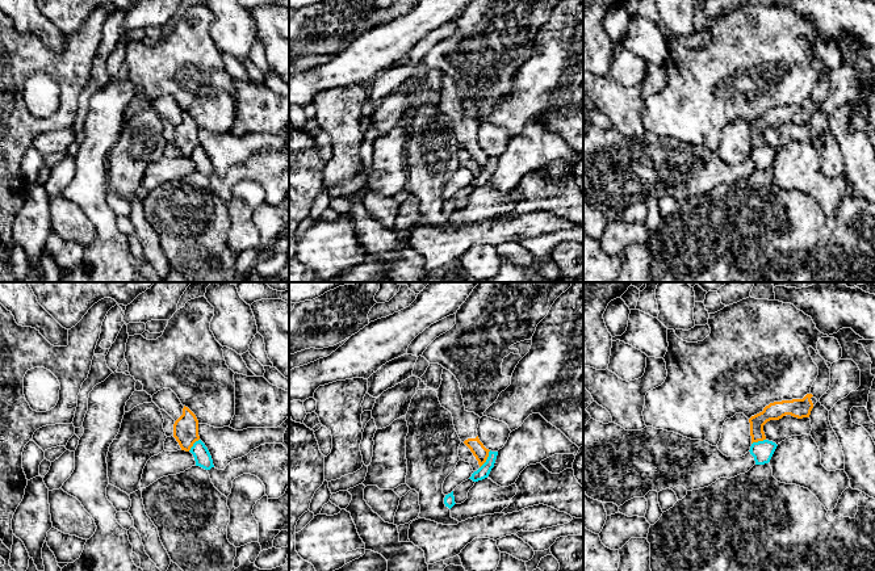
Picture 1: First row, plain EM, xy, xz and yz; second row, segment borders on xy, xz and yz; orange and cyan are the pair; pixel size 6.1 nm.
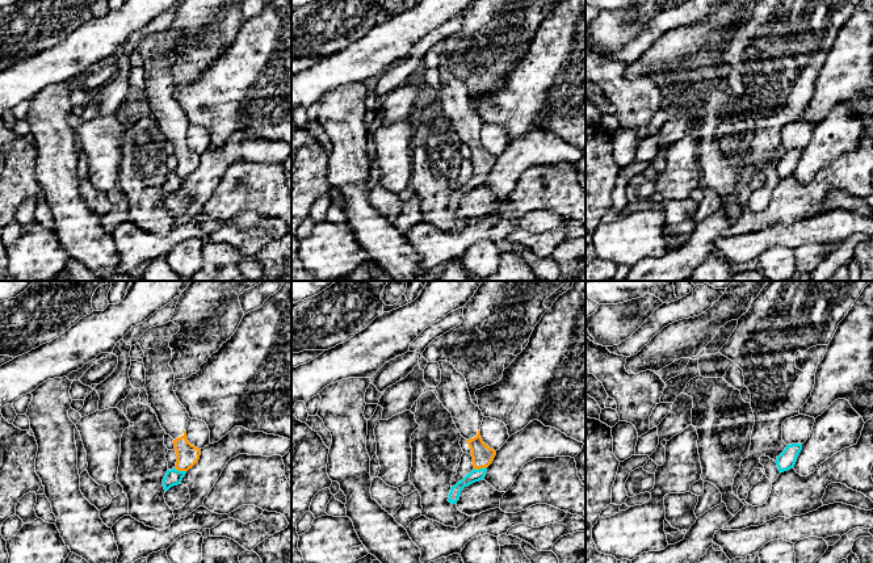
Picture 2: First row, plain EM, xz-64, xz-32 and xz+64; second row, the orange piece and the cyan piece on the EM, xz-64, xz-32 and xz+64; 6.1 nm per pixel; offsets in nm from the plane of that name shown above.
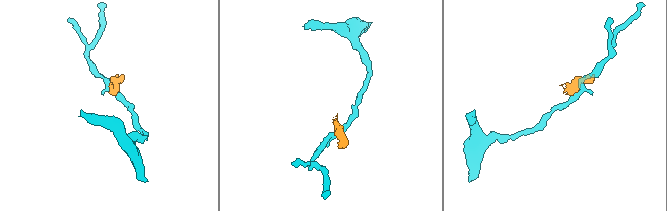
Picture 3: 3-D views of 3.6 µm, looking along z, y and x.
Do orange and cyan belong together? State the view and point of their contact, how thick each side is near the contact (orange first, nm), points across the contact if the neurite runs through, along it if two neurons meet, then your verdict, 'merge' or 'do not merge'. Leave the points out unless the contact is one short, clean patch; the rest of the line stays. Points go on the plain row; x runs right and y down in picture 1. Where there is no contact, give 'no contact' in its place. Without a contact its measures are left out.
meets orange in xz at (486, 164); 90 nm thick on the orange side, 70 nm on the other; border along xz (490, 156), (486, 167), (480, 173); do not merge

